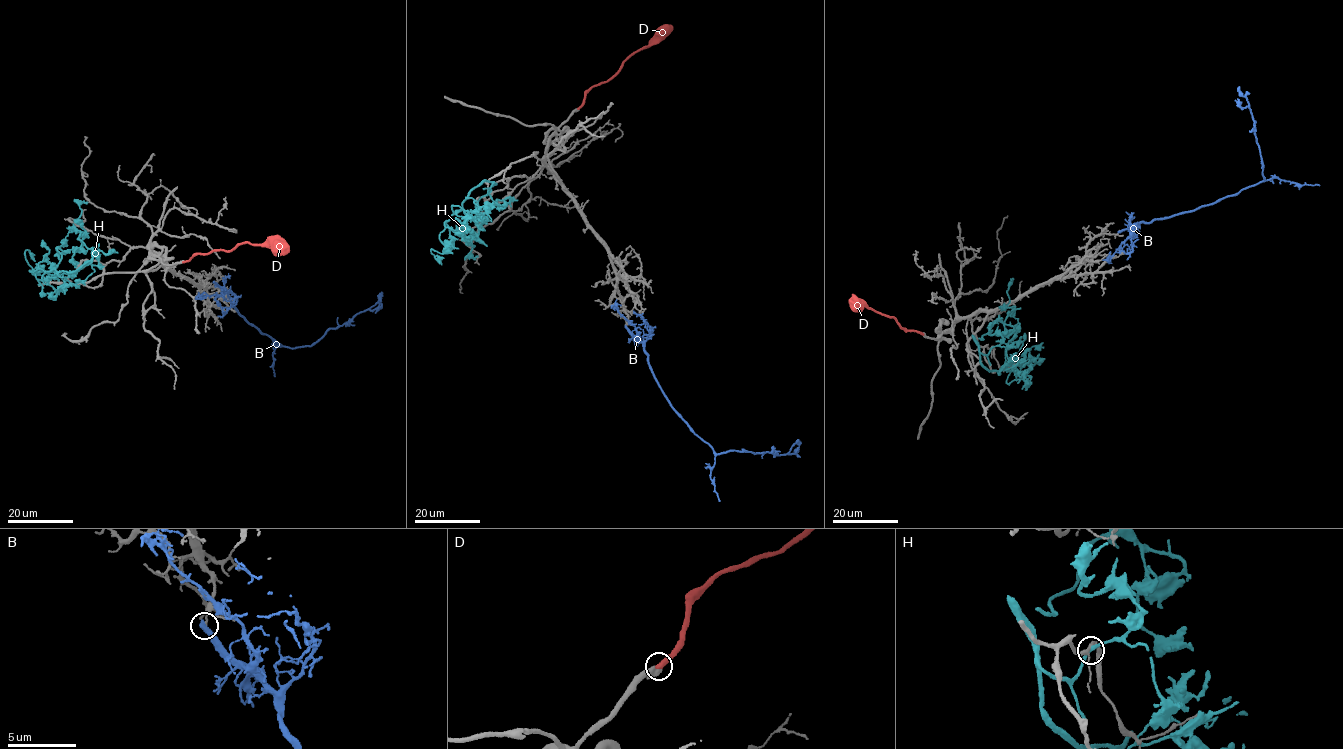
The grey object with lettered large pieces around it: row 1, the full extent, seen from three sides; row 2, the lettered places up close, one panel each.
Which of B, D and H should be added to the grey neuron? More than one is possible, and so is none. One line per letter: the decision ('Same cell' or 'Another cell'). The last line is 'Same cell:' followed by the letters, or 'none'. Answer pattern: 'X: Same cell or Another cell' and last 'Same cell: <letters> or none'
B: Another cell
D: Same cell
H: Another cell
Same cell: D

